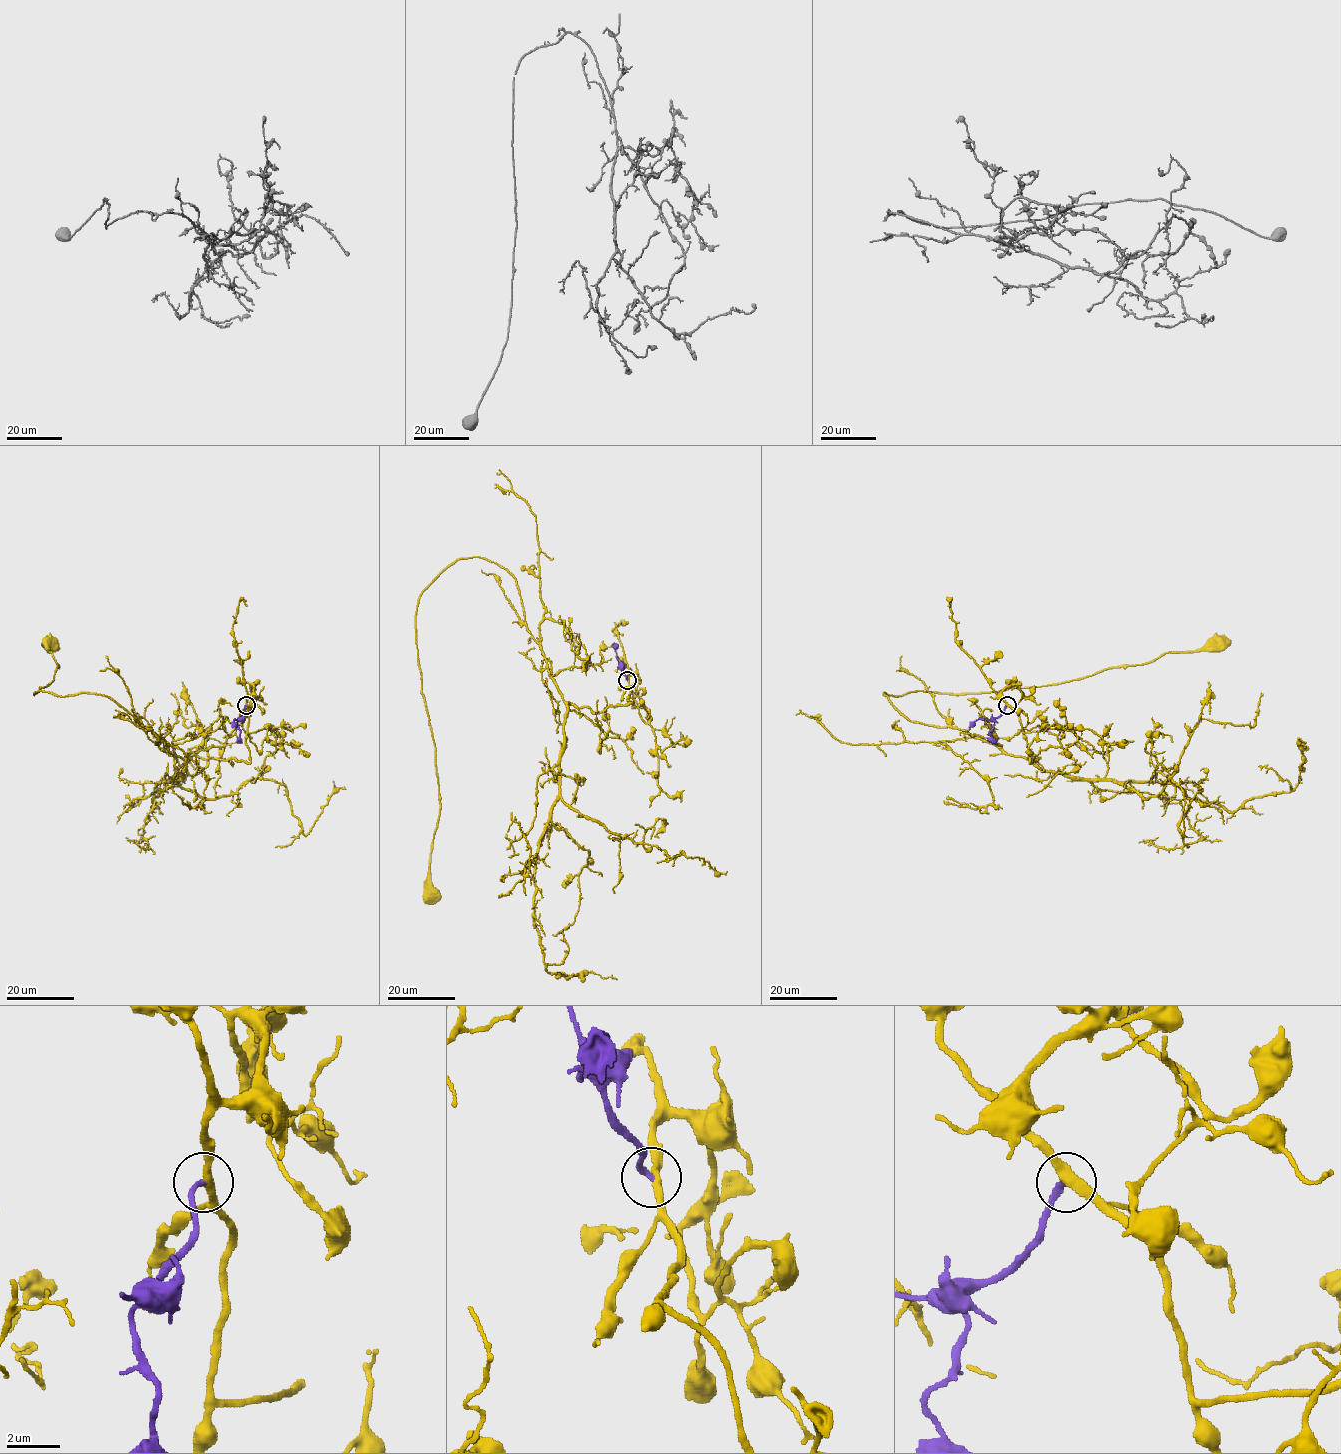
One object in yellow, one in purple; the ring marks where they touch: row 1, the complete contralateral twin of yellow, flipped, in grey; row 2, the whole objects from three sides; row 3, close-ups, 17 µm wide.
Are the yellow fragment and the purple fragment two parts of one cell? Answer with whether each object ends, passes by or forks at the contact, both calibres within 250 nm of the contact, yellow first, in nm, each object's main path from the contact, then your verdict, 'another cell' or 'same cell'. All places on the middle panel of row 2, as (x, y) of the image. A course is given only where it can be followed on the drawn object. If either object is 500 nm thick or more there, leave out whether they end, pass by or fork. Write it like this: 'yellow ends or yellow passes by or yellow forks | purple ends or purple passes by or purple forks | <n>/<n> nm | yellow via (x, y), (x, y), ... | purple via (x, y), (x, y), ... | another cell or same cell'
yellow passes by | purple ends | 340/200 nm | yellow via (627, 680), (630, 704), (568, 704), (495, 562), (460, 558), (422, 593), (440, 809), (429, 894) | purple via (627, 680), (618, 662), (614, 642) | same cell

